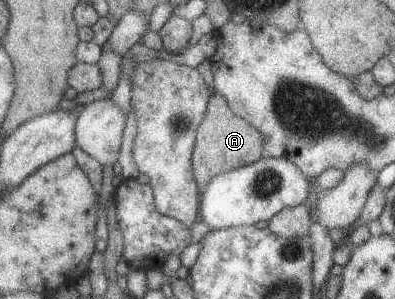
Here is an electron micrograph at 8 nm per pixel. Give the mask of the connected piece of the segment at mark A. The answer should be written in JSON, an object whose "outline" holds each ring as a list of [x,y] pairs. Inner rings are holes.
{"outline":[[[215,92],[209,100],[209,113],[197,134],[197,144],[193,154],[194,174],[201,192],[218,176],[260,162],[265,157],[265,138],[262,131],[252,126],[245,118],[234,114],[228,100]]]}

